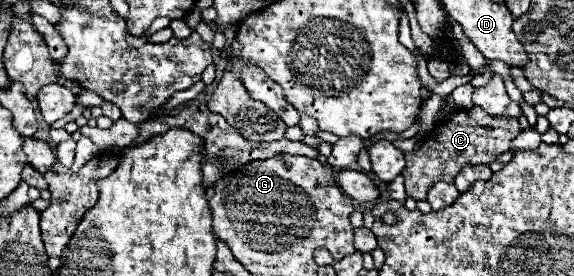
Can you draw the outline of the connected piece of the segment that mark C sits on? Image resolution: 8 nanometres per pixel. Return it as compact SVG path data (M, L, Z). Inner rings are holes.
M481 108L473 110L457 110L451 120L441 122L435 126L435 130L423 140L423 144L405 154L405 168L403 168L403 178L405 178L405 190L407 196L415 200L425 200L427 192L433 184L437 182L453 182L455 176L463 166L469 164L491 164L497 156L507 152L511 148L511 140L521 132L519 122L513 118L513 124L507 124L507 118L495 118L491 116L487 120L487 114ZM479 124L491 124L479 126Z

